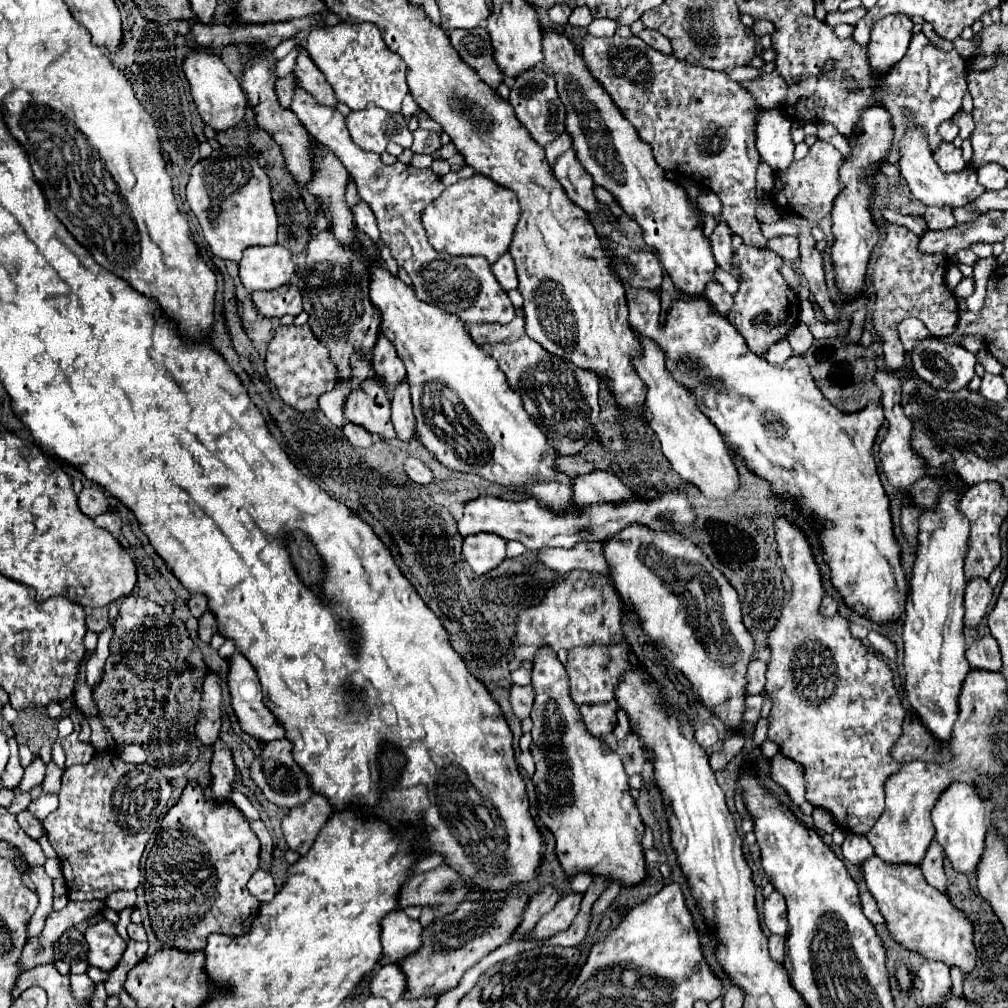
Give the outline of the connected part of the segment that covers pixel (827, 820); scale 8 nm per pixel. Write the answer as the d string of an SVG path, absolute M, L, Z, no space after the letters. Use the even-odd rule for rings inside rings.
M815 808L815 812L813 812L813 822L815 822L815 828L823 830L823 832L833 832L837 828L835 822L831 820L831 816L827 816L827 812L819 812L819 808Z

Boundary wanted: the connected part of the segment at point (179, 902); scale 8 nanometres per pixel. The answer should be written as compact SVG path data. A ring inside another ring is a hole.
M191 782L179 802L165 814L155 844L145 862L145 898L155 936L163 946L183 952L203 950L207 936L213 932L227 936L243 936L259 910L259 900L249 894L247 882L259 870L259 838L247 828L245 816L231 804L213 804L205 798L197 782Z

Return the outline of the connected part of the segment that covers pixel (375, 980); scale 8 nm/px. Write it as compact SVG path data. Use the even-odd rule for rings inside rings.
M385 964L371 978L371 982L367 986L367 992L369 992L369 996L385 998L393 1004L405 992L405 976L401 974L397 964Z

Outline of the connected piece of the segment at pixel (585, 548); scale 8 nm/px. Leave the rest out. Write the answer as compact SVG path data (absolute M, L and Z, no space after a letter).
M601 542L577 544L575 548L545 548L543 552L539 552L539 560L559 574L571 570L587 570L599 574L609 572Z

